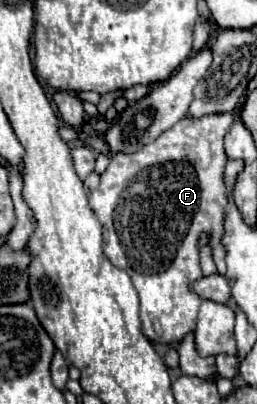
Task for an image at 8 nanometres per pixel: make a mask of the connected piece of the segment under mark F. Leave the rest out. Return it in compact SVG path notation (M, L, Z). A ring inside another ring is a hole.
M212 114L198 120L182 118L176 126L160 134L160 138L146 144L142 150L134 154L114 154L100 176L100 186L90 192L90 208L102 222L104 254L116 268L122 268L132 278L140 296L142 332L152 342L174 344L196 328L196 316L202 300L190 292L190 282L202 276L198 254L200 234L208 232L208 236L218 242L224 234L224 136L232 122L232 114Z

